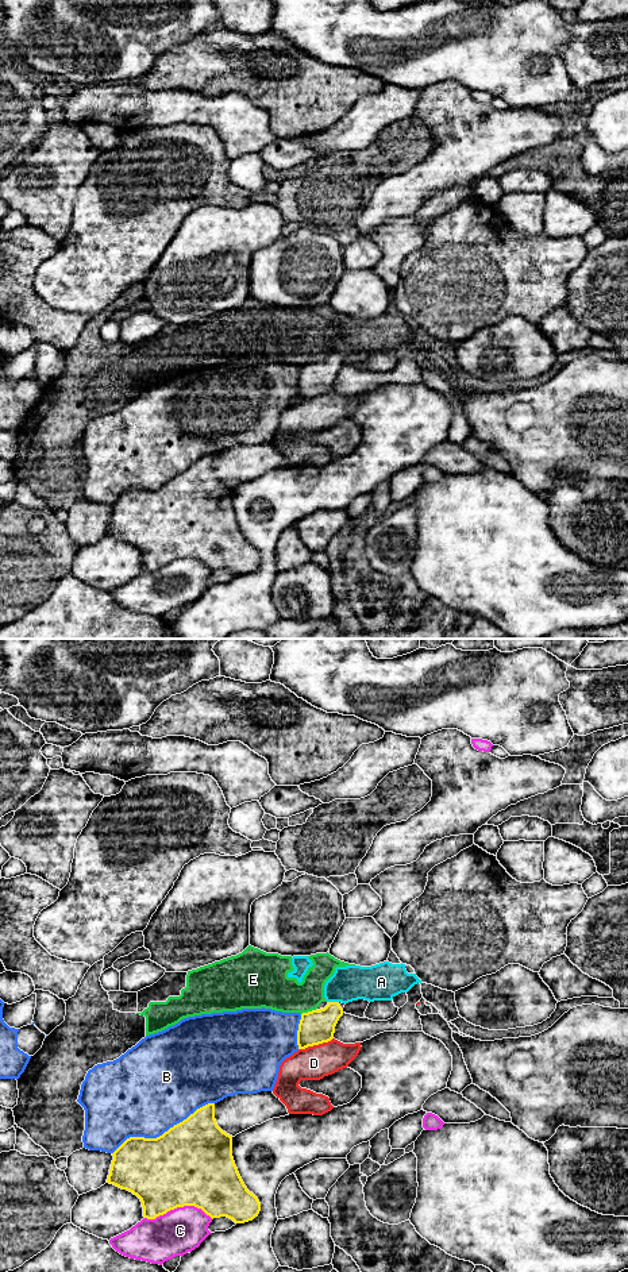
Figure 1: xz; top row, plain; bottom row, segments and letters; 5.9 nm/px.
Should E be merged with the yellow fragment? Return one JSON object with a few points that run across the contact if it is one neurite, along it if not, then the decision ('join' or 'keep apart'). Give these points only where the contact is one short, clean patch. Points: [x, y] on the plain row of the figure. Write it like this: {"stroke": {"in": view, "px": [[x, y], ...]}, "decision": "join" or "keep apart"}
{"stroke": {"in": "xz", "px": [[316, 359], [301, 366]]}, "decision": "keep apart"}

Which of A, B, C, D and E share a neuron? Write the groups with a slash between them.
A E / B / C / D

